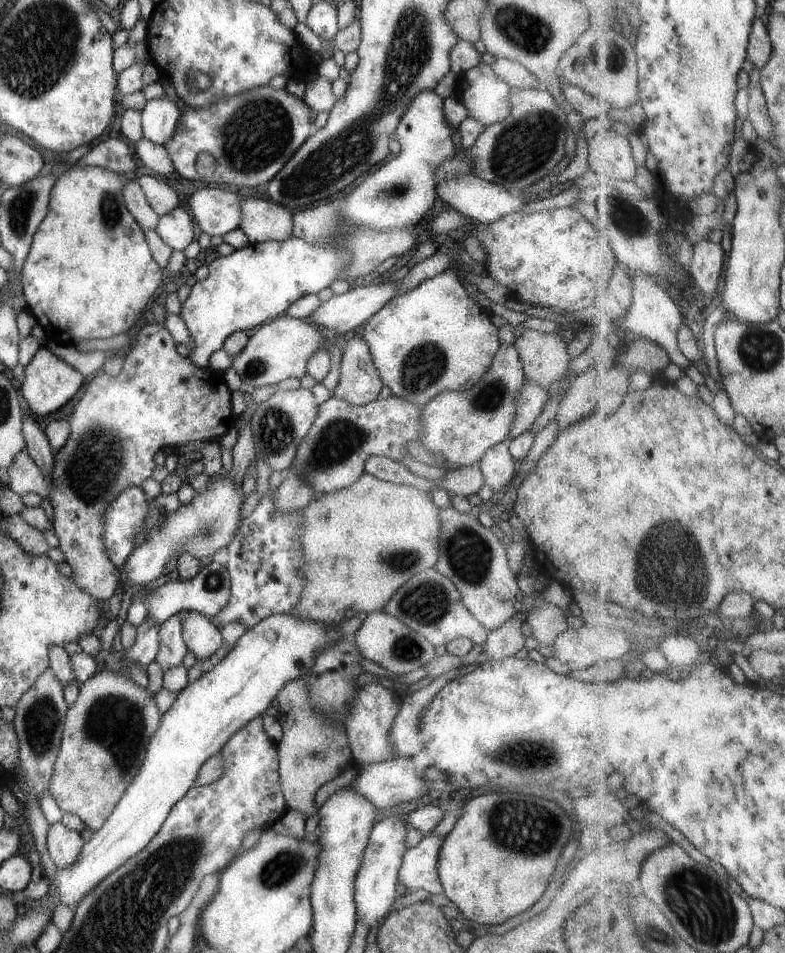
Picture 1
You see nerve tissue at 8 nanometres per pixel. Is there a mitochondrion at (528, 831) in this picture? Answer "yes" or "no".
yes

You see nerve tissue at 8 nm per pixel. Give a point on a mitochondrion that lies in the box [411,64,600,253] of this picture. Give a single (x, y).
(525, 146)

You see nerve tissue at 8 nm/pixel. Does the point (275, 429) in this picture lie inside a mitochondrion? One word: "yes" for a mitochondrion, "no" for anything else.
yes

